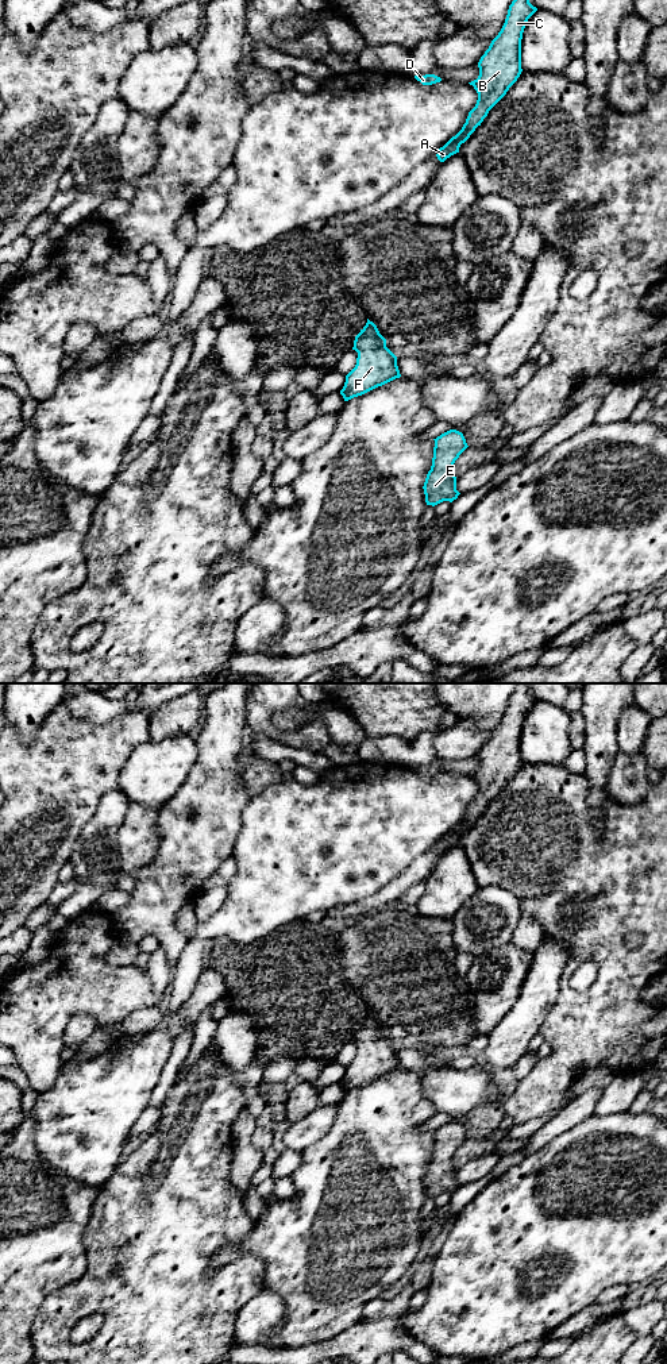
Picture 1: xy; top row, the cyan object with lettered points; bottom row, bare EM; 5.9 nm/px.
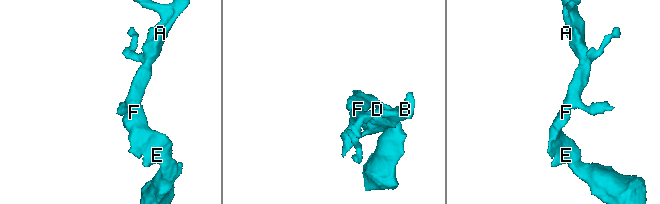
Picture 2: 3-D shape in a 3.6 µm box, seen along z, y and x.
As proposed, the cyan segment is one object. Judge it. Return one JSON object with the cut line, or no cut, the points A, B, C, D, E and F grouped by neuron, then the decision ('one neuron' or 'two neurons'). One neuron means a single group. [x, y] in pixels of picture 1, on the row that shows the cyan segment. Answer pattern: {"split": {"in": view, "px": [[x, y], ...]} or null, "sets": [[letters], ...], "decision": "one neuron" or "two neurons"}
{"split": null, "sets": [["A", "B", "C", "D", "E", "F"]], "decision": "one neuron"}

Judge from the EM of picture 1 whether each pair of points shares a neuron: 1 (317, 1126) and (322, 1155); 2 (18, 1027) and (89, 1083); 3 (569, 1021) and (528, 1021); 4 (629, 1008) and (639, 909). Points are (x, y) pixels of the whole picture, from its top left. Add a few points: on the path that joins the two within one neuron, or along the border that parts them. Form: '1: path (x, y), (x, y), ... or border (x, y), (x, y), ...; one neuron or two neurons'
1: border (336, 1113), (331, 1128), (301, 1152); two neurons
2: border (64, 1063), (57, 1079), (46, 1090); two neurons
3: border (558, 993), (556, 1001), (538, 1032); two neurons
4: path (620, 983), (619, 933); one neuron

